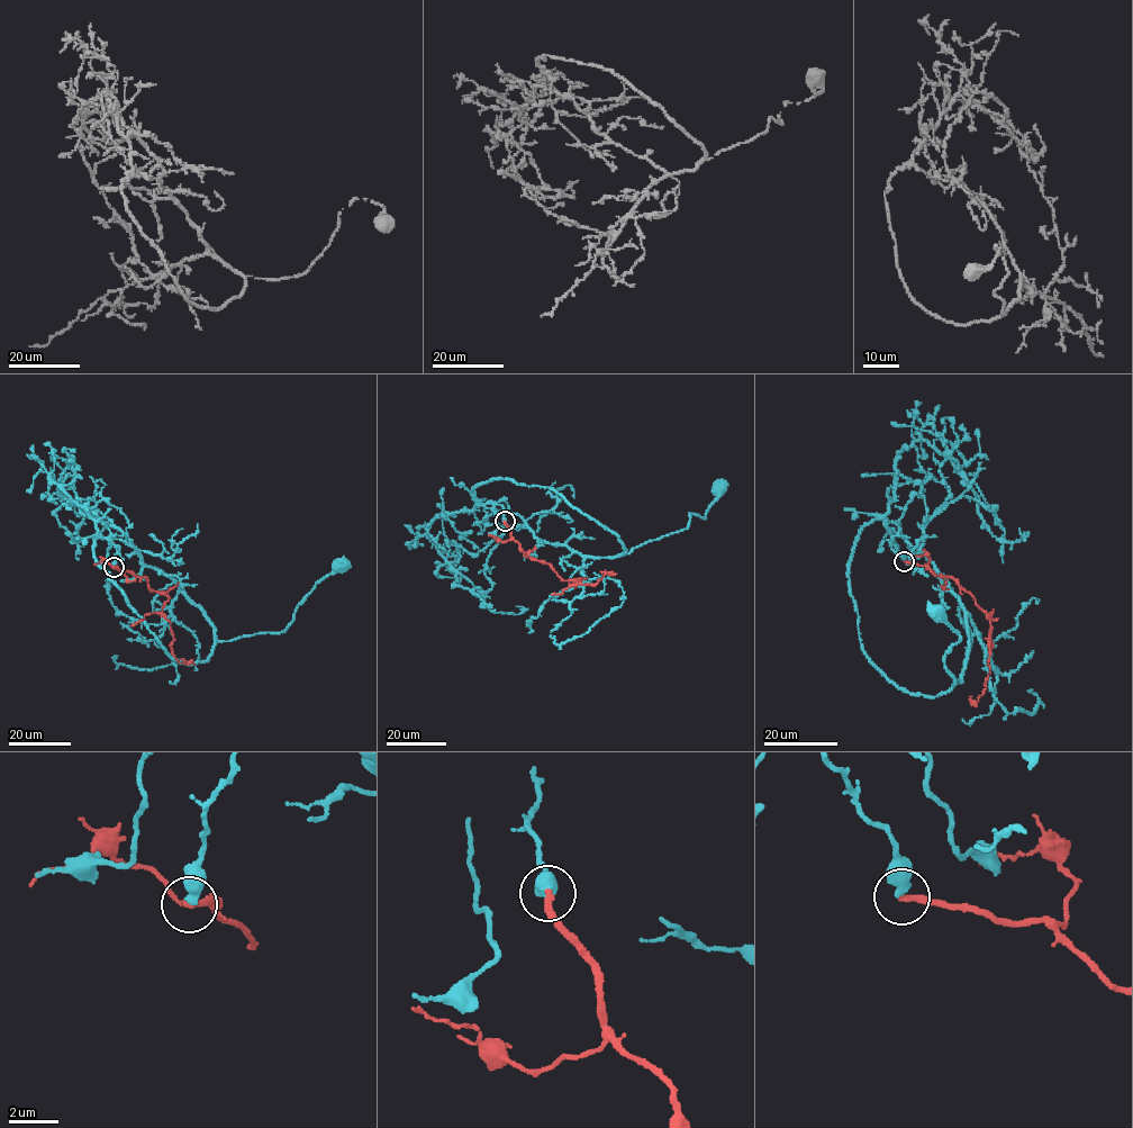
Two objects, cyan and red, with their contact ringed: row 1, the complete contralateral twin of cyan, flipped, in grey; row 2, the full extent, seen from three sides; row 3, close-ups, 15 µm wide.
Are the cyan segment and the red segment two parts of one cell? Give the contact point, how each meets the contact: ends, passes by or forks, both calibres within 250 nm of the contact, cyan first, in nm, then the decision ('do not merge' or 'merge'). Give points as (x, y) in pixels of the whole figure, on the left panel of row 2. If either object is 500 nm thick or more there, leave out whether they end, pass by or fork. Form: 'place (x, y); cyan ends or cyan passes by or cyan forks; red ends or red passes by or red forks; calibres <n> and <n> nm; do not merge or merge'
place (114, 567); calibres 500 and 240 nm; do not merge

